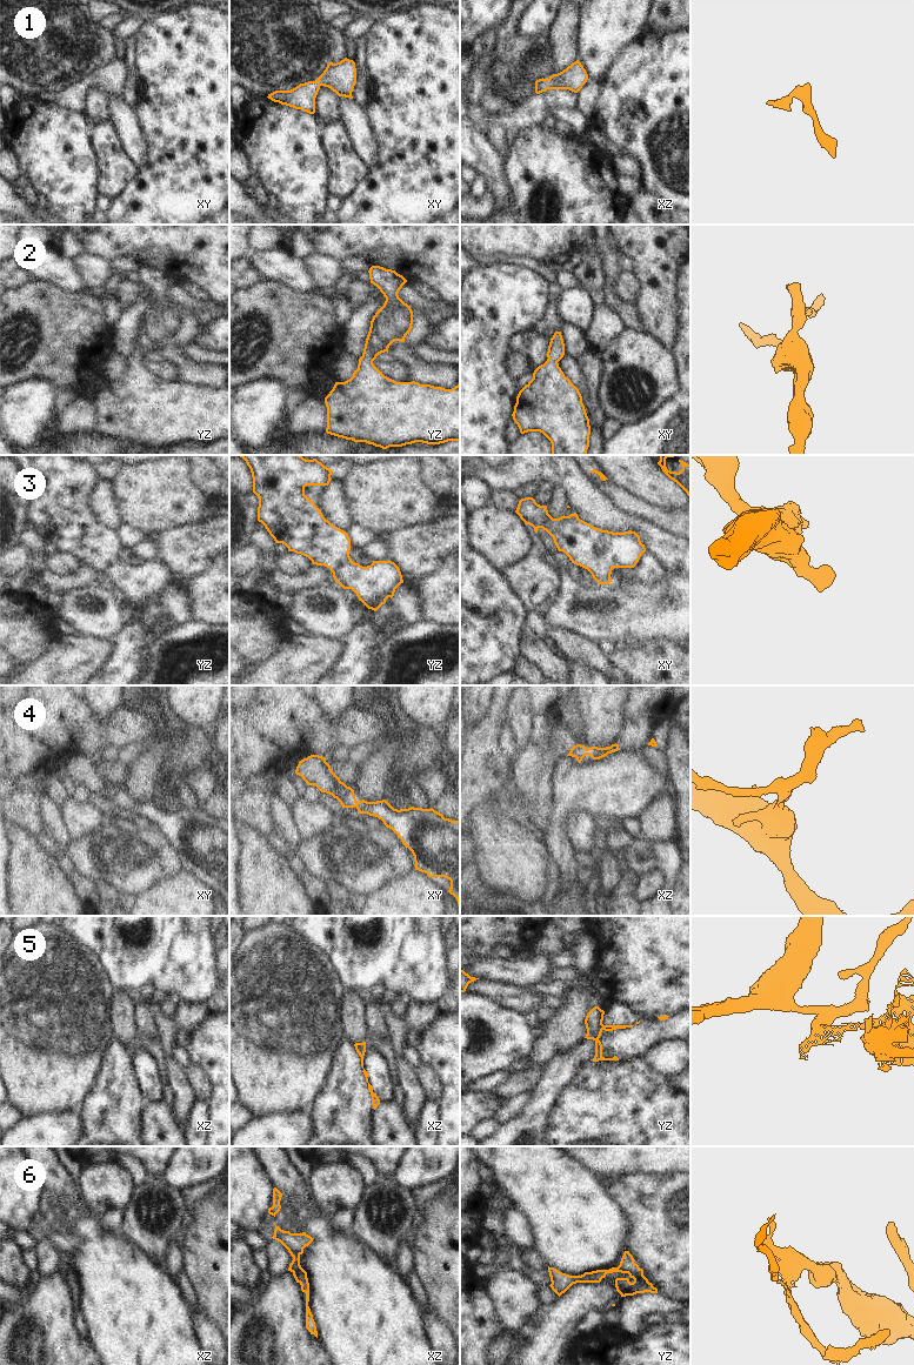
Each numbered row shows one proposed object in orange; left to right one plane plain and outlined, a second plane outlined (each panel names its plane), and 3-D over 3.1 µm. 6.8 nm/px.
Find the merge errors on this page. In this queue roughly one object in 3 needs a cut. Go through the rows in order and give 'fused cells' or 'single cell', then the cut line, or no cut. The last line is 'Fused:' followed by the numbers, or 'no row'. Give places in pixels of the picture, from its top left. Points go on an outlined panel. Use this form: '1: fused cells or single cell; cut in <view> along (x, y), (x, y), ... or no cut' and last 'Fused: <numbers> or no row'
1: single cell; no cut
2: single cell; no cut
3: single cell; no cut
4: single cell; no cut
5: fused cells; cut in yz along (604, 1025), (601, 1029), (587, 1034)
6: single cell; no cut
Fused: 5

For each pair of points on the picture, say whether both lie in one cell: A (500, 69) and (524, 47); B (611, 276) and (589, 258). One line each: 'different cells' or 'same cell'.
A: same cell
B: different cells

